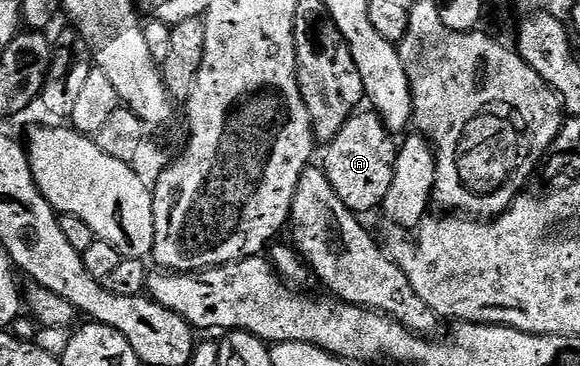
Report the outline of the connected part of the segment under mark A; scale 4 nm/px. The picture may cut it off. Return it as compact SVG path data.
M358 112L346 120L343 128L325 147L323 169L331 188L347 204L347 208L358 216L366 216L373 209L384 207L387 188L395 177L395 160L398 143L394 135L381 123L381 117L375 112Z

